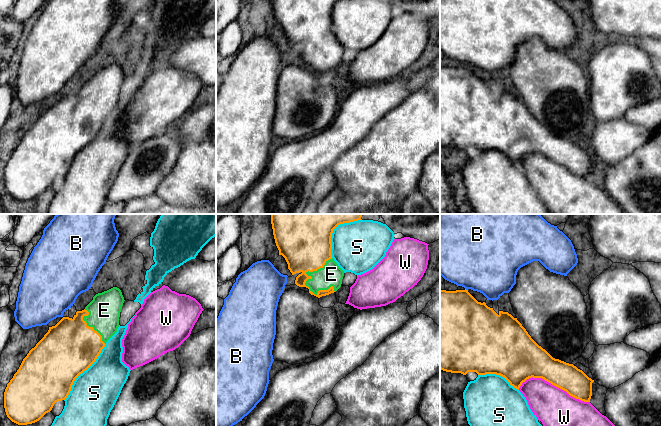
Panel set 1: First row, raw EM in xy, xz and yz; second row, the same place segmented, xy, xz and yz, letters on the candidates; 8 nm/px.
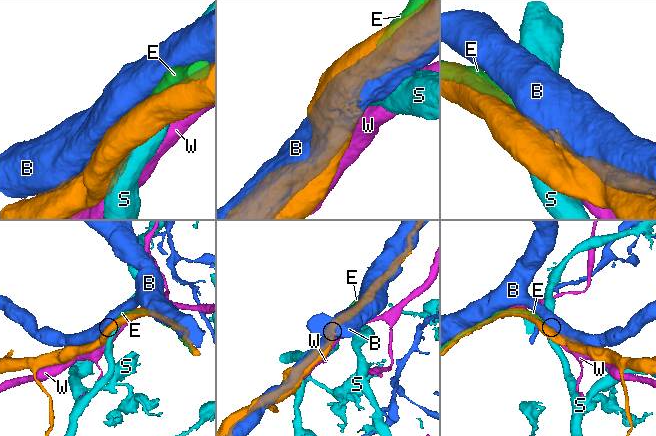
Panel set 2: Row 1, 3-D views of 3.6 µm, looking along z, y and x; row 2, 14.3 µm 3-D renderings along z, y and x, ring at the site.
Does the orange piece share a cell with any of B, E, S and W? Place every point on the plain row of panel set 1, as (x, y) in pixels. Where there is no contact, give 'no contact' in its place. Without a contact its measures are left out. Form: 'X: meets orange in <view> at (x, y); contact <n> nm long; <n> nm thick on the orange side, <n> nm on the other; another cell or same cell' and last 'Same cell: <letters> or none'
B: meets orange in yz at (465, 65); contact 30 nm long; 440 nm thick on the orange side, 480 nm on the other; another cell
E: meets orange in xz at (307, 47); contact 340 nm long; 380 nm thick on the orange side, 180 nm on the other; same cell
S: meets orange in xy at (82, 148); contact 550 nm long; 440 nm thick on the orange side, 380 nm on the other; another cell
W: meets orange in yz at (553, 160); contact 600 nm long; 260 nm thick on the orange side, 340 nm on the other; another cell
Same cell: E

